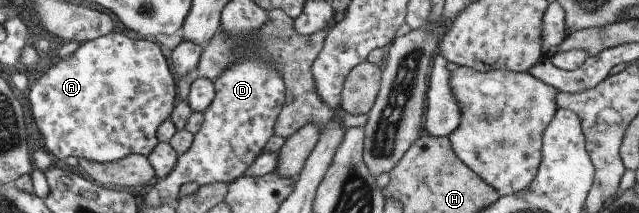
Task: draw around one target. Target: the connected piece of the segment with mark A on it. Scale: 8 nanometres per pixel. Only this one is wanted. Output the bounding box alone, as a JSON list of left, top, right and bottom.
[26,31,178,163]

